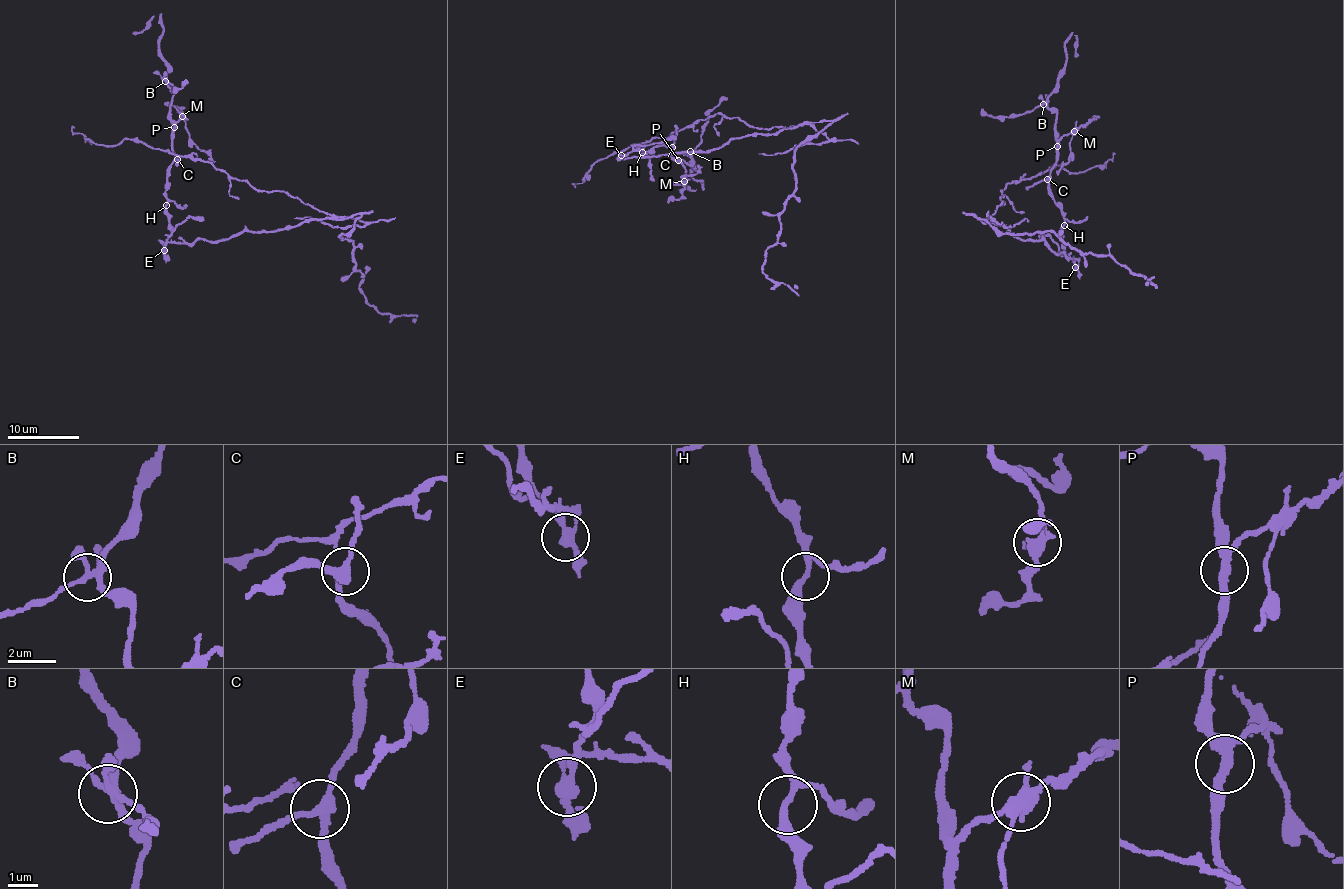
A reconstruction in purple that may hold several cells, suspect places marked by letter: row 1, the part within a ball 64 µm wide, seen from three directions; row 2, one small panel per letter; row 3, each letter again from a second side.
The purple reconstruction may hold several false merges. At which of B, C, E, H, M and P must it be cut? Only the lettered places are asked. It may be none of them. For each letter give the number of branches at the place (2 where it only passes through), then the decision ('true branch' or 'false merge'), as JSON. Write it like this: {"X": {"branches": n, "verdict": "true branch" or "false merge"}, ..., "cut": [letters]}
{"B": {"branches": 5, "verdict": "true branch"}, "C": {"branches": 3, "verdict": "true branch"}, "E": {"branches": 3, "verdict": "false merge"}, "H": {"branches": 3, "verdict": "true branch"}, "M": {"branches": 4, "verdict": "false merge"}, "P": {"branches": 3, "verdict": "true branch"}, "cut": ["E", "M"]}

